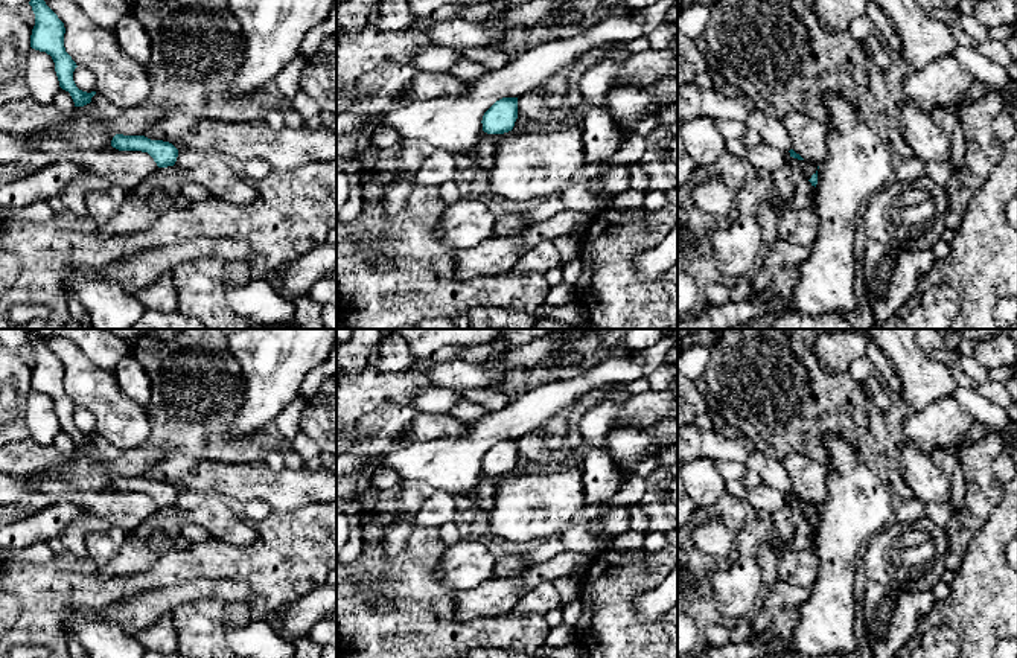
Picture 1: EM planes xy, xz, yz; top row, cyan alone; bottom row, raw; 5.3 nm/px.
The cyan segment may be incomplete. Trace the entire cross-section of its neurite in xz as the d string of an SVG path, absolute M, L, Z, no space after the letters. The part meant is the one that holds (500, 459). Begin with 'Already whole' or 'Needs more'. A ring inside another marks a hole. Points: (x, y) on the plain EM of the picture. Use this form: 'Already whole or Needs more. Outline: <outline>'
Already whole. Outline: M518 439L496 442L483 457L483 472L487 475L504 475L513 471L518 460Z

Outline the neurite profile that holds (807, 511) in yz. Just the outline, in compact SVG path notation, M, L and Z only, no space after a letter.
M790 494L786 495L787 498L787 507L796 509L802 515L802 521L810 521L813 515L816 515L818 507L807 503L807 501L798 501L790 497Z

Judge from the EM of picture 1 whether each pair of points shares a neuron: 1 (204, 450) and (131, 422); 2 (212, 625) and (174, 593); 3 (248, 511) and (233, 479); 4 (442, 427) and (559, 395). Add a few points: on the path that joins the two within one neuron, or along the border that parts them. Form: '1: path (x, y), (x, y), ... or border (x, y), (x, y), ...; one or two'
1: border (145, 410), (149, 419), (149, 437), (142, 445); two
2: border (221, 599), (195, 599), (180, 603), (171, 613); two
3: border (242, 503), (261, 498), (271, 509); two
4: border (469, 422), (462, 433), (436, 439); two

